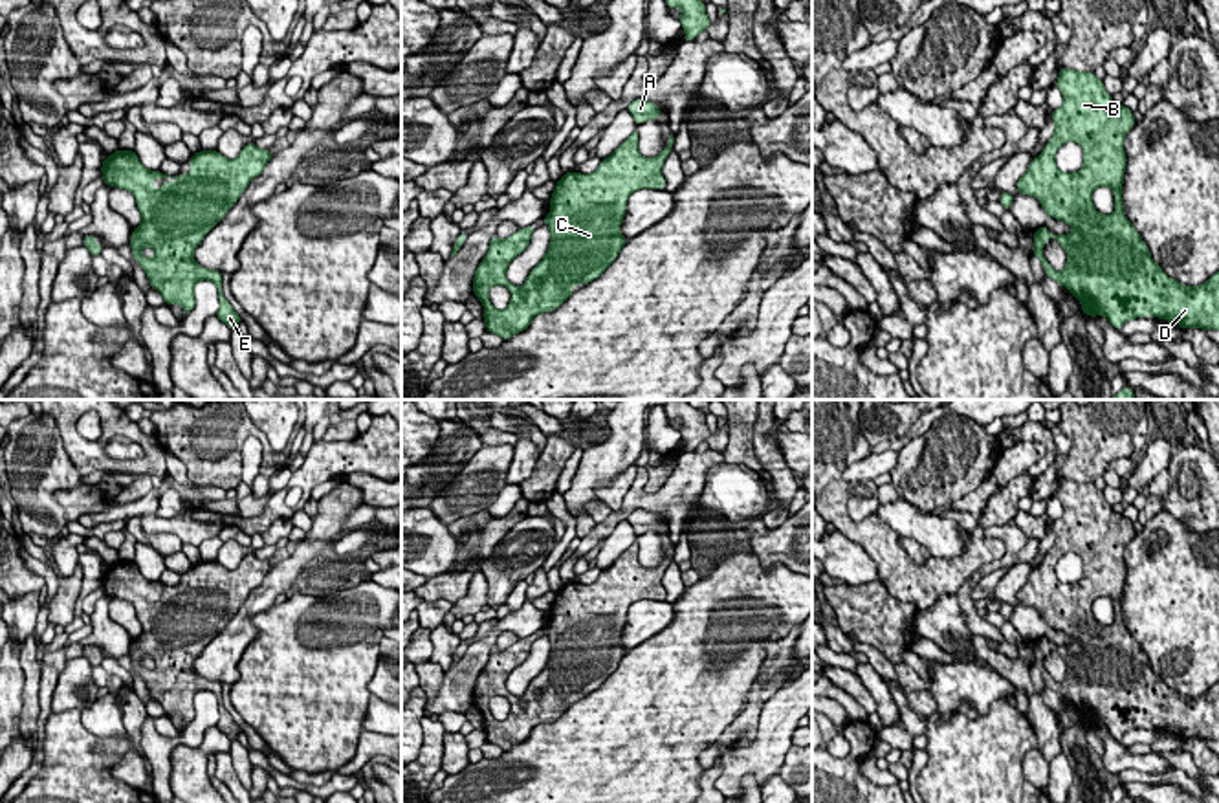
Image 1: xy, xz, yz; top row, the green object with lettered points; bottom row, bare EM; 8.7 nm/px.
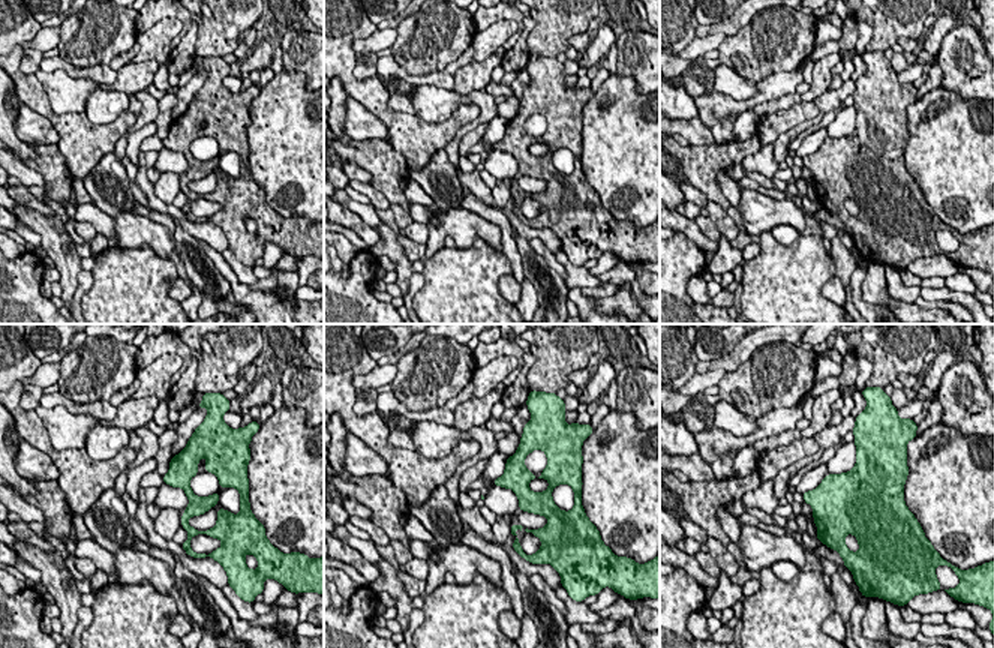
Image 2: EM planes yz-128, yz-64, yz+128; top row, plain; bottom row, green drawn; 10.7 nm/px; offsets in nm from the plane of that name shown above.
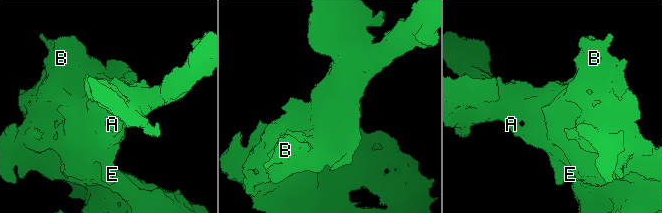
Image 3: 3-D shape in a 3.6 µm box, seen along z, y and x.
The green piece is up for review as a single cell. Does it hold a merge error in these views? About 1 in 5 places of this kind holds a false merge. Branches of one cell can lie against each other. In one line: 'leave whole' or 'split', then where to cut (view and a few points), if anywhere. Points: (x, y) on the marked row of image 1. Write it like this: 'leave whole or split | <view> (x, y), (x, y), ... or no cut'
leave whole | no cut

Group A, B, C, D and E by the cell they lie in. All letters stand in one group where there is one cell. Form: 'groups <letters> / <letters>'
groups A B C D E

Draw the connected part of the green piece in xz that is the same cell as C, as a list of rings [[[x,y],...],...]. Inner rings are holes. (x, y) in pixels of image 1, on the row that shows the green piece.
[[[634,130],[592,174],[565,172],[550,196],[552,209],[543,218],[550,231],[548,251],[522,286],[511,284],[506,271],[528,248],[535,227],[521,227],[504,240],[497,235],[491,238],[473,277],[486,332],[504,341],[524,332],[535,315],[557,310],[574,293],[574,284],[596,280],[616,260],[629,242],[620,233],[627,200],[638,189],[665,189],[662,167],[673,141],[671,134],[658,156],[645,158]],[[497,284],[511,293],[506,310],[497,310],[489,301],[489,288]]]

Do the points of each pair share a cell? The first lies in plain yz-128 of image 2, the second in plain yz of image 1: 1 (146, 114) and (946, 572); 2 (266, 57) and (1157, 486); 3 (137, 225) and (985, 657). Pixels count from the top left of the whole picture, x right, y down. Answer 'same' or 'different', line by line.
1: different
2: different
3: different

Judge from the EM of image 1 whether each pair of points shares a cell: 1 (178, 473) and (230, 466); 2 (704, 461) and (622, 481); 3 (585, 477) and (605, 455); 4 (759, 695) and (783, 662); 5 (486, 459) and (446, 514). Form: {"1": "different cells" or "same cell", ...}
{"1": "different cells", "2": "different cells", "3": "same cell", "4": "different cells", "5": "same cell"}

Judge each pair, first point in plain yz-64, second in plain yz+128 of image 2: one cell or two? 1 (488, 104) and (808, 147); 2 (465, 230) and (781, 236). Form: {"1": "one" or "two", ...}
{"1": "two", "2": "two"}

